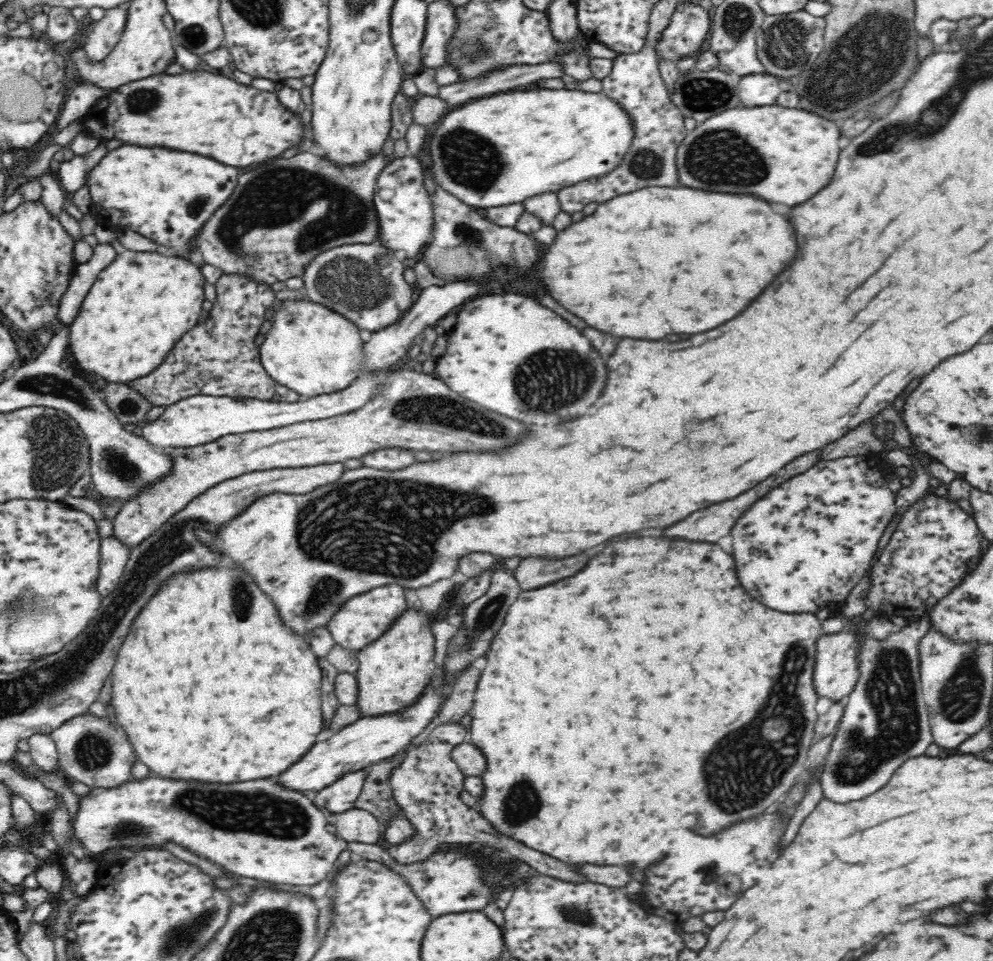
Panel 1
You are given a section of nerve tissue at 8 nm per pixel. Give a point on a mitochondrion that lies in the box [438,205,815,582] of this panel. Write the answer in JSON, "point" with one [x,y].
{"point":[573,377]}

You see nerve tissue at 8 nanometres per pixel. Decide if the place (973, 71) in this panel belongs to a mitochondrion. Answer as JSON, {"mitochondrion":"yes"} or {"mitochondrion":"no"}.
{"mitochondrion":"yes"}

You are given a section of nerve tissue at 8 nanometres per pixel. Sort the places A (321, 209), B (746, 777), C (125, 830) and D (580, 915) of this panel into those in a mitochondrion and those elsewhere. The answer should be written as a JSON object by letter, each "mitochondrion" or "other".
{"A":"mitochondrion","B":"mitochondrion","C":"mitochondrion","D":"mitochondrion"}

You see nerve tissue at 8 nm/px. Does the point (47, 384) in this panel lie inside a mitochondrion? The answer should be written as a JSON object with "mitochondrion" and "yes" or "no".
{"mitochondrion":"yes"}

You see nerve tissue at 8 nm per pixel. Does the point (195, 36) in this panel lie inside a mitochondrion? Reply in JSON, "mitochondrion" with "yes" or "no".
{"mitochondrion":"yes"}

